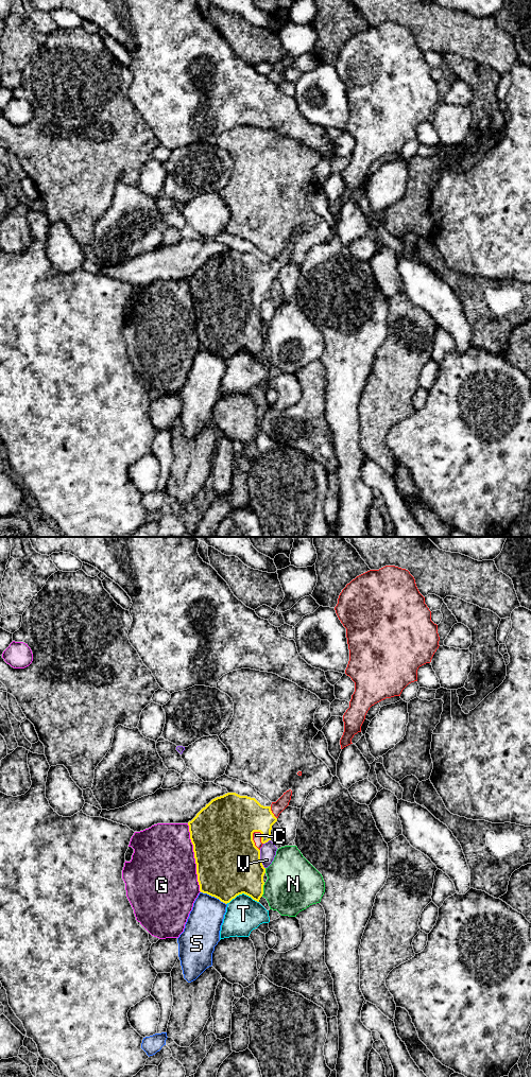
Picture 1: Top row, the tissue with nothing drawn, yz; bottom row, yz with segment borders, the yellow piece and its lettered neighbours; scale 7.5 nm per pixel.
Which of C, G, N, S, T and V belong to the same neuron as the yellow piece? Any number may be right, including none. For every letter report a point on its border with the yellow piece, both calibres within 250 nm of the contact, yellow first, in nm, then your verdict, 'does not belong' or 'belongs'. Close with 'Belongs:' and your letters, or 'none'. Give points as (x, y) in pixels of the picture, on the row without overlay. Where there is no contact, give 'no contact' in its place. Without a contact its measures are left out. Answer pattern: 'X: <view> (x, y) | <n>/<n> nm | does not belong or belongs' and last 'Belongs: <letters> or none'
C: yz (253, 297) | 480/60 nm | belongs
G: yz (194, 314) | 480/500 nm | does not belong
N: yz (262, 346) | 380/400 nm | does not belong
S: yz (213, 352) | 460/260 nm | does not belong
T: yz (242, 349) | 480/260 nm | does not belong
V: yz (260, 316) | 480/120 nm | does not belong
Belongs: C

